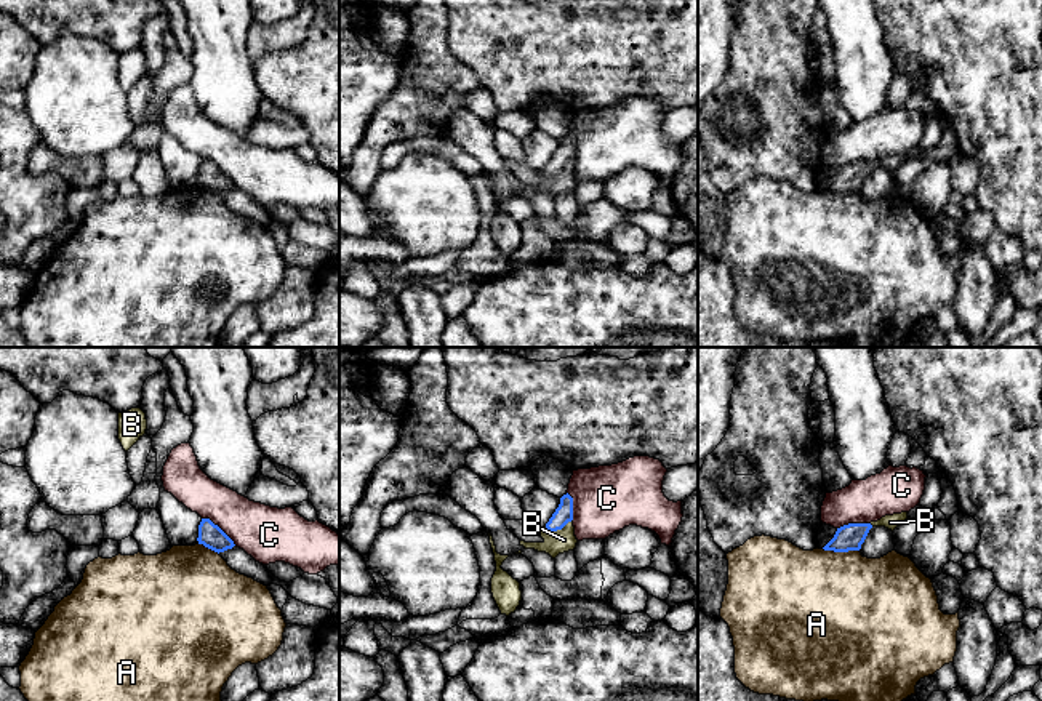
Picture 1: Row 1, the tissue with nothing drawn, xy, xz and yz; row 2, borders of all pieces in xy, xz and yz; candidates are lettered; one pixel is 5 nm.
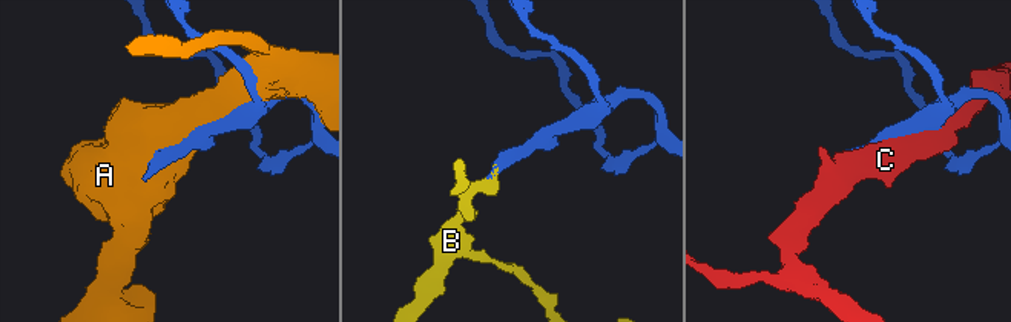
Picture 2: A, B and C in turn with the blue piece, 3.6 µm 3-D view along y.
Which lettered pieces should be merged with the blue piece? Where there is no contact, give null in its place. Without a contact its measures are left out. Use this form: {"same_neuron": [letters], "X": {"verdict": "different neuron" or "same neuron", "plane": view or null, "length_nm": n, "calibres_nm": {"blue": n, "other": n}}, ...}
{"same_neuron": ["B"], "A": {"verdict": "different neuron", "plane": "yz", "length_nm": 180, "calibres_nm": {"blue": 130, "other": 500}}, "B": {"verdict": "same neuron", "plane": "xz", "length_nm": 150, "calibres_nm": {"blue": 90, "other": 120}}, "C": {"verdict": "different neuron", "plane": "xy", "length_nm": 220, "calibres_nm": {"blue": 120, "other": 280}}}

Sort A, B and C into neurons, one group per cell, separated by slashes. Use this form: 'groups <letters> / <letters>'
groups A / B / C

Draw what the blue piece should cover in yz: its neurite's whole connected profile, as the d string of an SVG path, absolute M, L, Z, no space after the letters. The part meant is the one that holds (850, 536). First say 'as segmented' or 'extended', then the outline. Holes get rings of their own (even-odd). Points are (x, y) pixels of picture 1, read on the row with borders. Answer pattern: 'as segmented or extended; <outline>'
as segmented; M871 523L844 525L837 528L834 538L823 549L834 552L860 551L871 528Z

